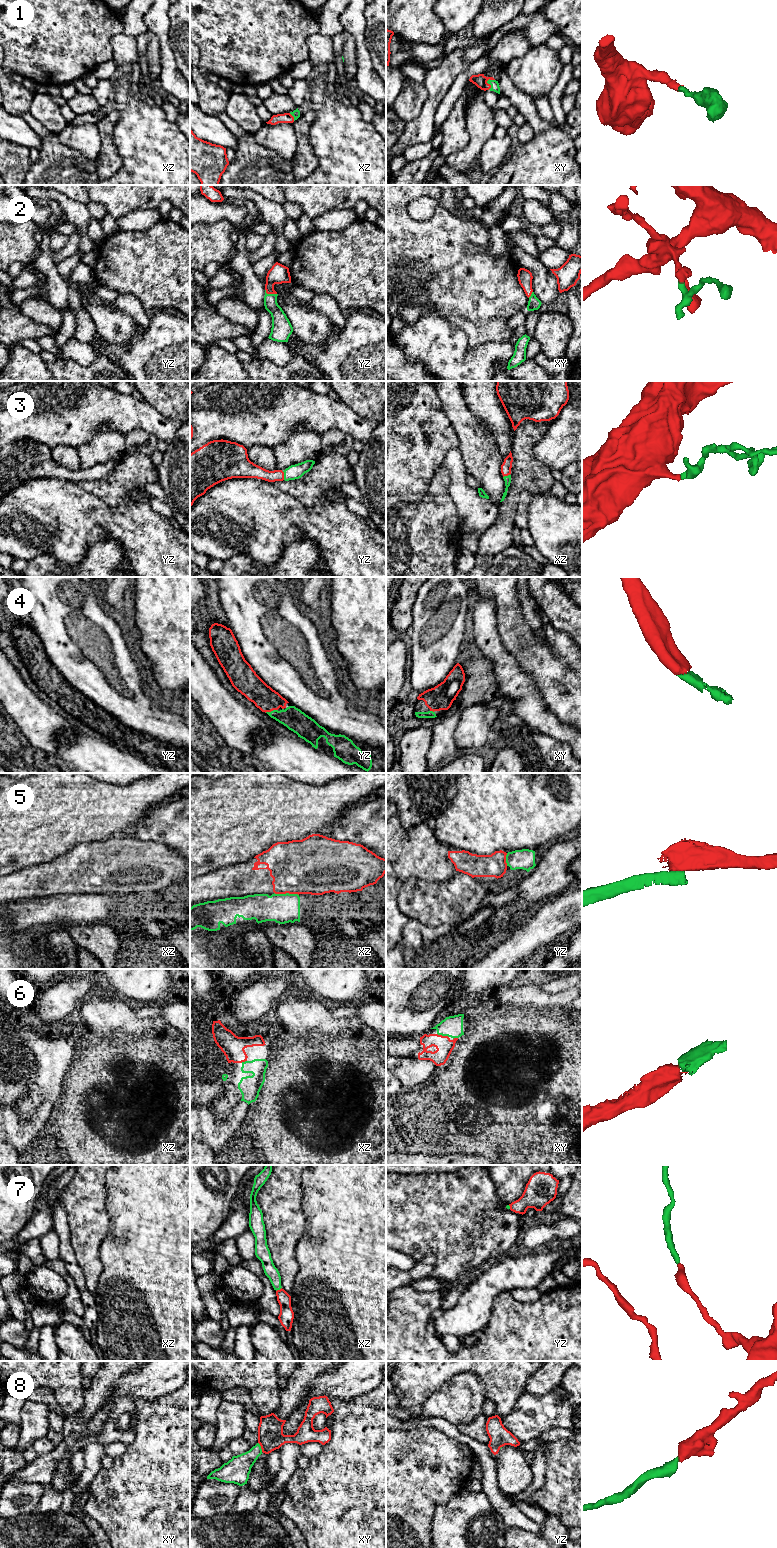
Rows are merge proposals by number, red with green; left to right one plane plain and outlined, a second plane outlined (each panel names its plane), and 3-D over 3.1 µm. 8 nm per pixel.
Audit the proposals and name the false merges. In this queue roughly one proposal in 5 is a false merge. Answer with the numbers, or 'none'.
5

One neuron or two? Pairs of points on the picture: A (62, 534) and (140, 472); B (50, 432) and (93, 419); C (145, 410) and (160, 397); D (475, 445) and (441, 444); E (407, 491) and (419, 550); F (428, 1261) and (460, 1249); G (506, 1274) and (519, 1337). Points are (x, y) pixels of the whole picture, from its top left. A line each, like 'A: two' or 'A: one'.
A: two
B: one
C: two
D: two
E: two
F: two
G: two

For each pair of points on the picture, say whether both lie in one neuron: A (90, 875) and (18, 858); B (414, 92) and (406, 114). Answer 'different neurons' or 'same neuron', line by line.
A: different neurons
B: same neuron

